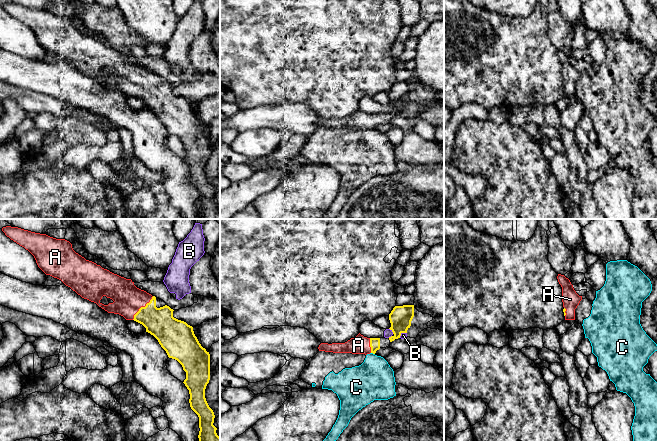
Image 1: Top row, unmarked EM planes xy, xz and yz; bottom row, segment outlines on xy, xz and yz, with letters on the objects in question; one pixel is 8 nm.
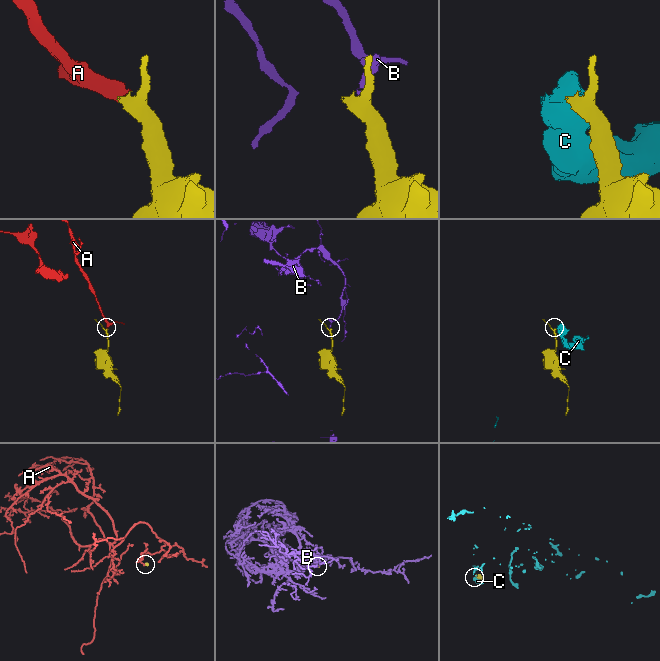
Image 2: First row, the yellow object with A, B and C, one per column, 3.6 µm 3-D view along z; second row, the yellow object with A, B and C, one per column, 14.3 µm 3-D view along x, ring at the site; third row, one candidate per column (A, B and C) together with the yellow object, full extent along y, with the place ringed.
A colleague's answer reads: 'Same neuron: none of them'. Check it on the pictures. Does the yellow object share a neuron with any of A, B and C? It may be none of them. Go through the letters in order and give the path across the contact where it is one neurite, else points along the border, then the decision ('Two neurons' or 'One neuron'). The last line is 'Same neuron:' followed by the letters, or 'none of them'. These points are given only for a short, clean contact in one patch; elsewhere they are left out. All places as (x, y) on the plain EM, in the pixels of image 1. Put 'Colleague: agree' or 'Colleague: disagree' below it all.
A: Path across: xy (159, 98), (153, 95), (141, 83), (128, 75). One neuron
B: Boundary: xz (389, 104), (393, 109). Two neurons
C: Boundary: xz (371, 128), (374, 130). Two neurons
Same neuron: A
Colleague: disagree

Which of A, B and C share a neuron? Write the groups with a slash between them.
A / B / C

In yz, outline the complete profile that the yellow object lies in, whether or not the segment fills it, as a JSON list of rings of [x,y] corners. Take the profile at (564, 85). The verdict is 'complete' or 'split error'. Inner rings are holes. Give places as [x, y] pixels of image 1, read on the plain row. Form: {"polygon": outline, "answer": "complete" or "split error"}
{"polygon": [[[558,50],[558,58],[562,63],[562,78],[565,96],[575,96],[575,85],[582,76],[573,64],[570,56],[564,51]]], "answer": "split error"}

